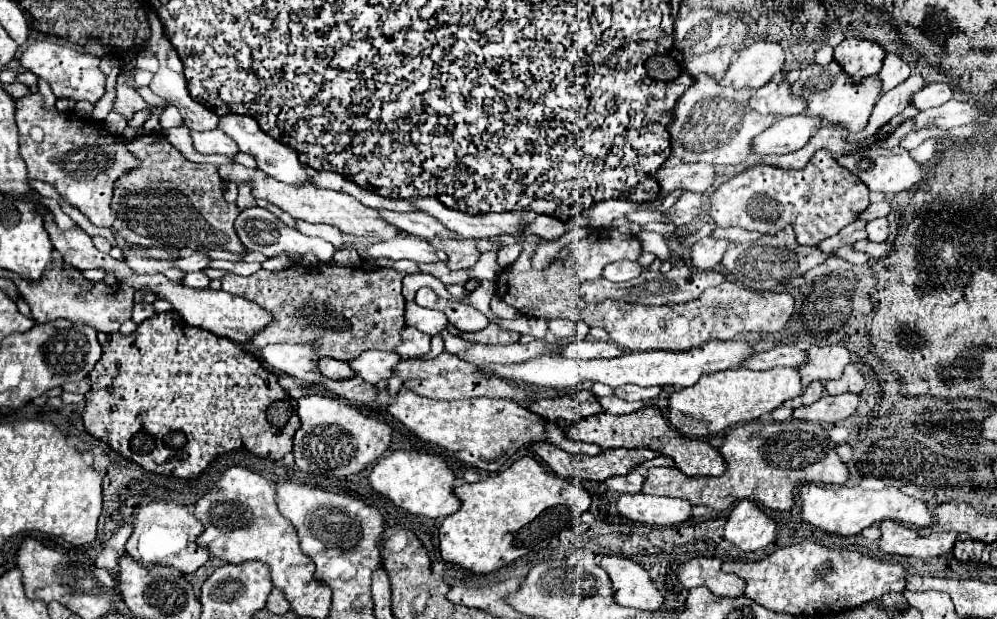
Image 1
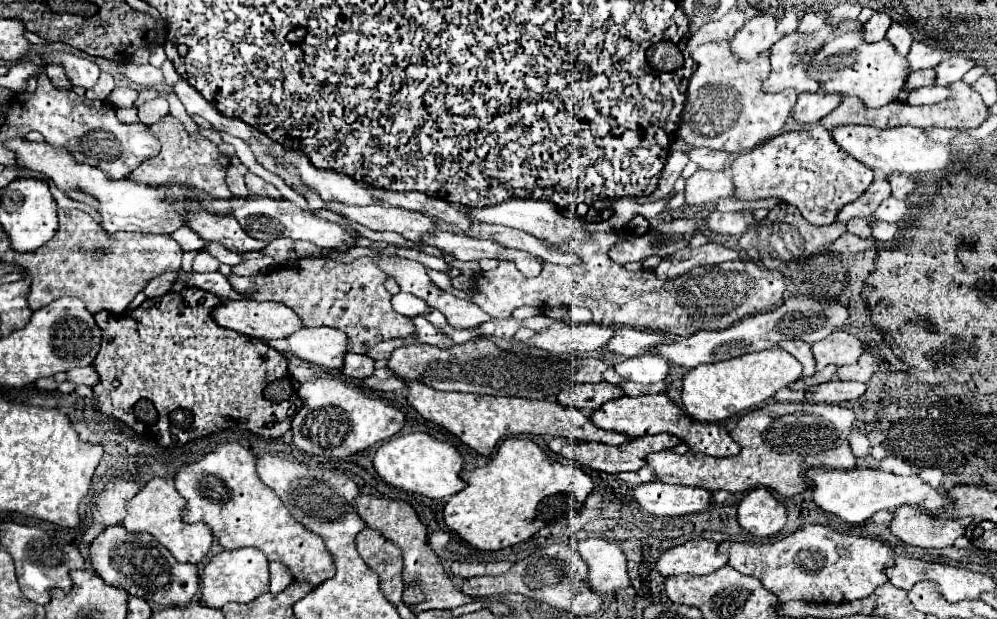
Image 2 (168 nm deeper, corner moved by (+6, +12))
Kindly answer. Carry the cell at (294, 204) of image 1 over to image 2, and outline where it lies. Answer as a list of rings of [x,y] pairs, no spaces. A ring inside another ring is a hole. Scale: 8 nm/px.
[[[327,203],[327,207],[335,213],[343,213],[347,219],[361,223],[373,231],[395,231],[413,243],[421,243],[421,233],[435,233],[433,219],[417,213],[405,211],[385,205],[369,205],[369,207],[351,207],[345,203]]]

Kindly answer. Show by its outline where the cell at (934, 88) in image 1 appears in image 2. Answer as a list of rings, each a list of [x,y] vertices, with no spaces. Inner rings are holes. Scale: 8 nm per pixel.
[[[953,55],[937,65],[937,85],[949,85],[953,81],[963,79],[963,75],[975,65],[973,59],[963,55]]]

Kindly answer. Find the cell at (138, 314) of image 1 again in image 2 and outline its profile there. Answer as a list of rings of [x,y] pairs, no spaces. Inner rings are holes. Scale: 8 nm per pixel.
[[[169,271],[169,273],[163,273],[161,277],[155,277],[153,283],[147,285],[147,289],[143,291],[147,297],[161,297],[165,295],[167,291],[171,291],[173,283],[177,279],[177,271]]]

